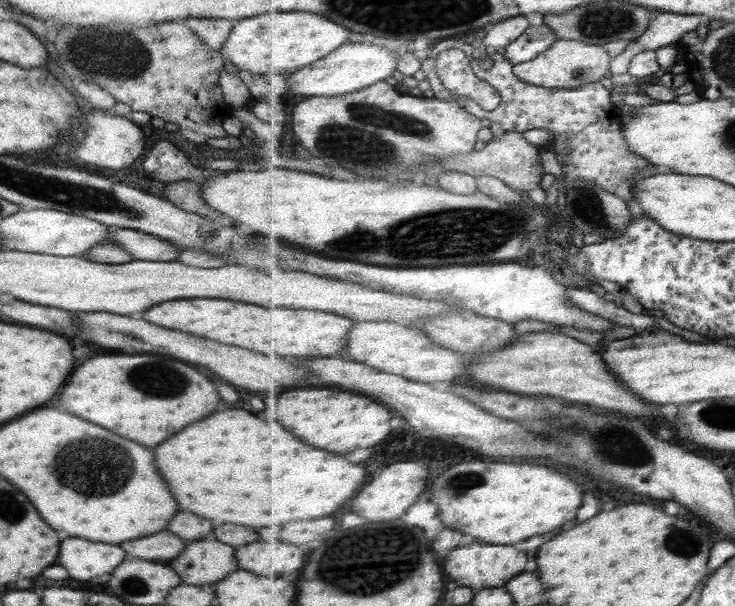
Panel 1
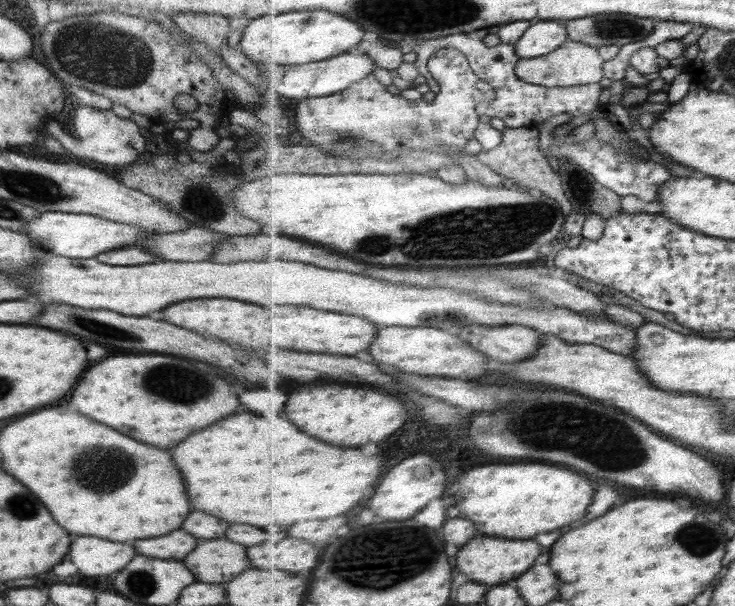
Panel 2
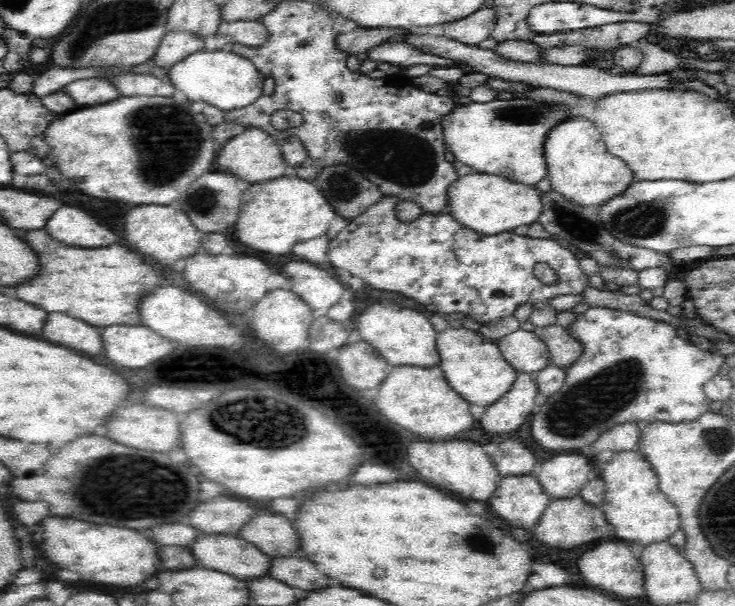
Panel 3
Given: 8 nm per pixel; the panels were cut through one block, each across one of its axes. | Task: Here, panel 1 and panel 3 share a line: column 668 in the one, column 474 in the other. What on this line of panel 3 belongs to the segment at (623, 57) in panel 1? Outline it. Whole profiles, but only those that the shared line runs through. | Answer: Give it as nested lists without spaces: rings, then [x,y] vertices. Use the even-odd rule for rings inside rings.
[[[493,7],[478,9],[454,22],[443,24],[444,36],[449,40],[460,42],[462,45],[479,46],[490,38],[495,27],[495,14]]]

